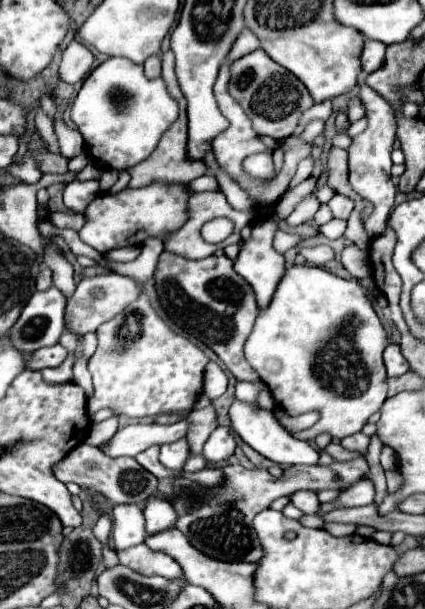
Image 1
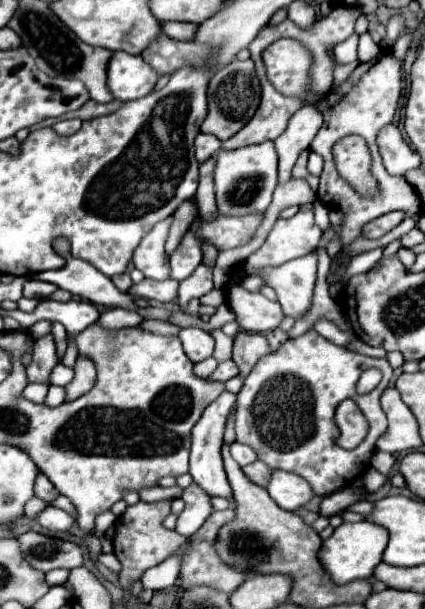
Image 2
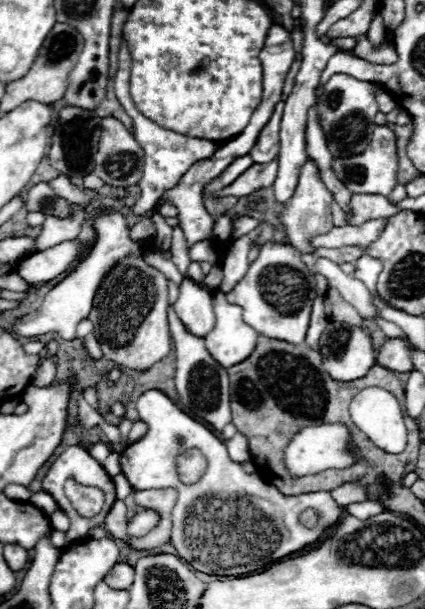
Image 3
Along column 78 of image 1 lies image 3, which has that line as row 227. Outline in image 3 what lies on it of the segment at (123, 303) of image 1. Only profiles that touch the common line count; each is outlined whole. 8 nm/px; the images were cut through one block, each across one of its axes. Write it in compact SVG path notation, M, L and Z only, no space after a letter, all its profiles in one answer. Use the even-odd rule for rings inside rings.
M308 160L304 164L304 168L300 170L300 180L298 180L298 186L294 190L294 196L282 208L282 228L284 228L284 234L286 234L286 238L292 242L292 246L298 252L302 252L302 254L314 252L312 240L316 236L326 234L328 230L334 228L332 212L330 212L330 202L332 202L332 192L318 178L318 170L316 170L314 162Z

